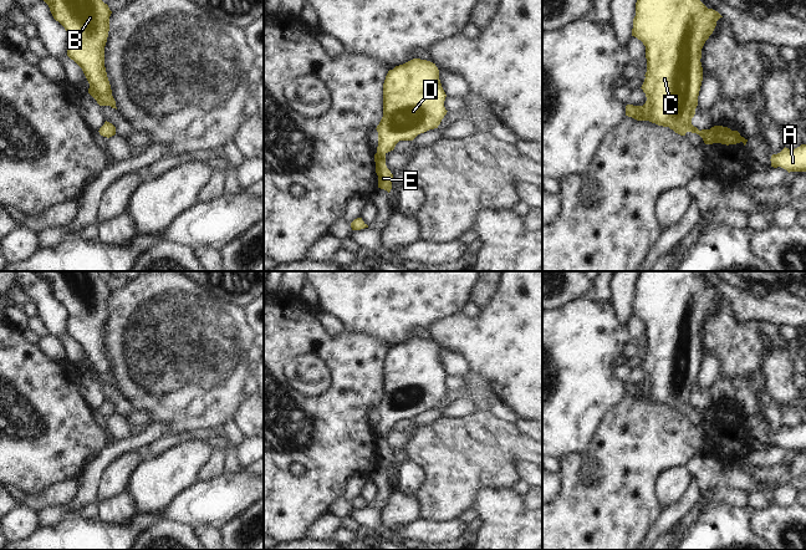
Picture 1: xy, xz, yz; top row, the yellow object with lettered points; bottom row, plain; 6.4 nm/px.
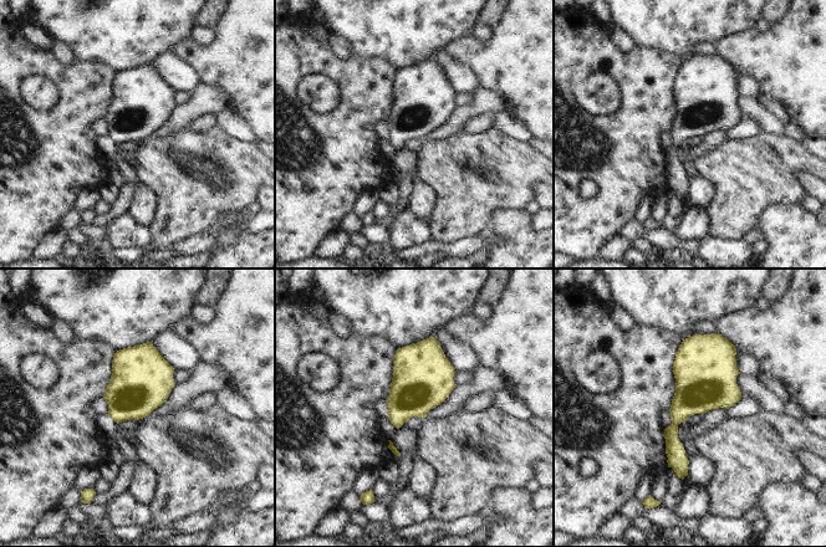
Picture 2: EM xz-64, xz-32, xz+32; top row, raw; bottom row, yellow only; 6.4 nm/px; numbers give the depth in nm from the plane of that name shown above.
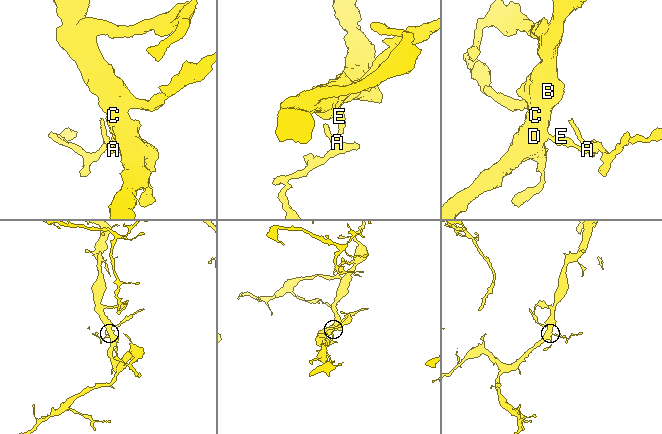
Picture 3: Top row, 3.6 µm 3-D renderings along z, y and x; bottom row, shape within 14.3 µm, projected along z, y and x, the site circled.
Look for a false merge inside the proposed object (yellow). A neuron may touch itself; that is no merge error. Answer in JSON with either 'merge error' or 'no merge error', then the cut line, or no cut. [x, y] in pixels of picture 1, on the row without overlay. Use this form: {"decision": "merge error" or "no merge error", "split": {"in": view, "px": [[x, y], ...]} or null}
{"decision": "no merge error", "split": null}

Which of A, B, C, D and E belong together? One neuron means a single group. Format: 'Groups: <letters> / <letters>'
Groups: A B C D E

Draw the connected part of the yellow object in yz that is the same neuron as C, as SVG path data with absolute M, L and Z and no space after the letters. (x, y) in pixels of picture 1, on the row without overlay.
M641 271L636 281L632 315L646 325L647 351L642 363L647 380L643 385L626 385L626 394L637 399L649 399L669 406L675 412L699 413L705 423L736 423L748 418L738 409L714 404L699 409L692 403L698 385L698 375L703 360L702 327L713 312L716 300L723 296L718 290L708 287L697 271Z

